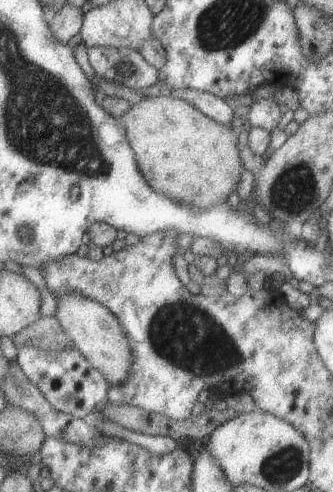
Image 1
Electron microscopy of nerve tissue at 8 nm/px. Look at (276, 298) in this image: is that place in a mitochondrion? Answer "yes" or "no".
no

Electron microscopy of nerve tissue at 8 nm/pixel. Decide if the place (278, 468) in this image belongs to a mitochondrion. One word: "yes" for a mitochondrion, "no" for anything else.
yes

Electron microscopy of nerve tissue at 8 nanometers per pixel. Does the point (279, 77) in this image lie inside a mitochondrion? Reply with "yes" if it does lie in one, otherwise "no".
no

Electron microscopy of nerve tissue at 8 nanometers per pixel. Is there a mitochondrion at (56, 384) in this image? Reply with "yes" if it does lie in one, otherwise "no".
no

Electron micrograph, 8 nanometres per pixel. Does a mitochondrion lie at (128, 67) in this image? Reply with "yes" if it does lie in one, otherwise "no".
yes

